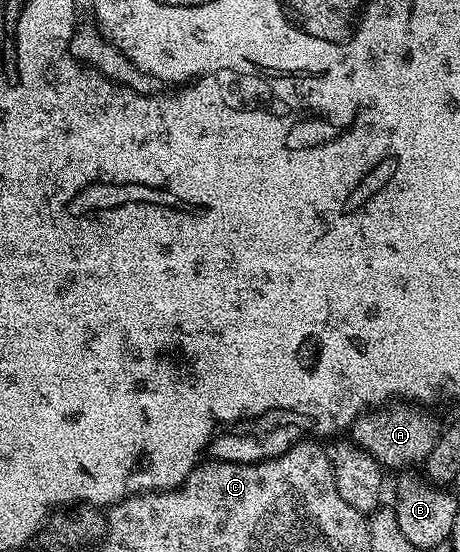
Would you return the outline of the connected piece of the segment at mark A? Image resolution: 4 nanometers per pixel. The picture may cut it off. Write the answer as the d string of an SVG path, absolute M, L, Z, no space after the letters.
M392 404L387 408L376 408L371 412L365 412L352 423L350 427L351 441L355 442L360 449L365 450L376 463L385 471L404 470L407 466L419 467L430 456L430 448L440 438L442 429L441 423L436 423L428 414L423 414L420 410L411 410L408 404Z

